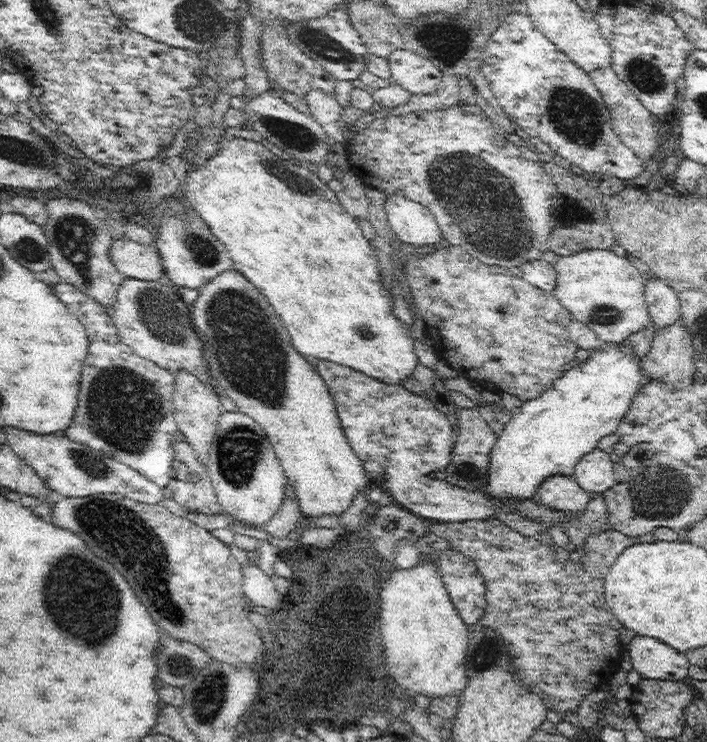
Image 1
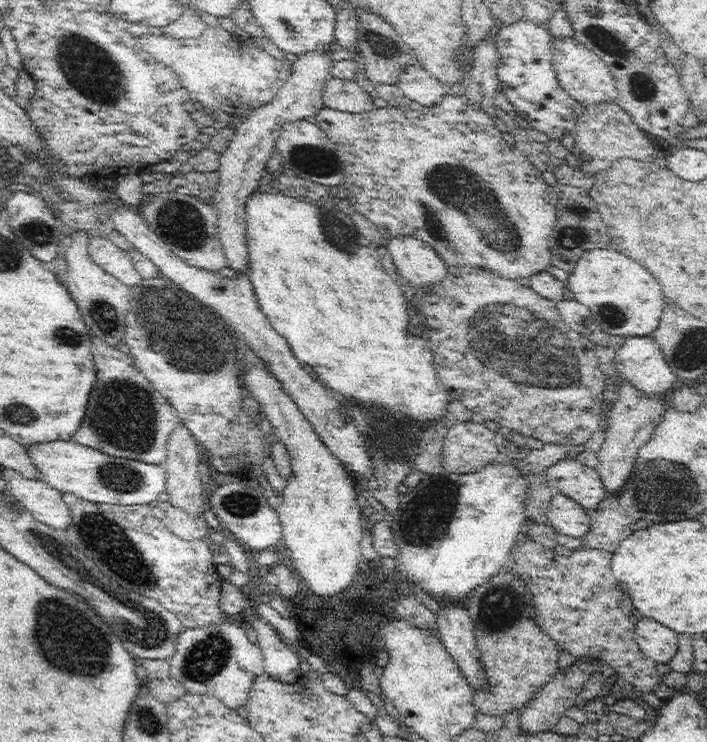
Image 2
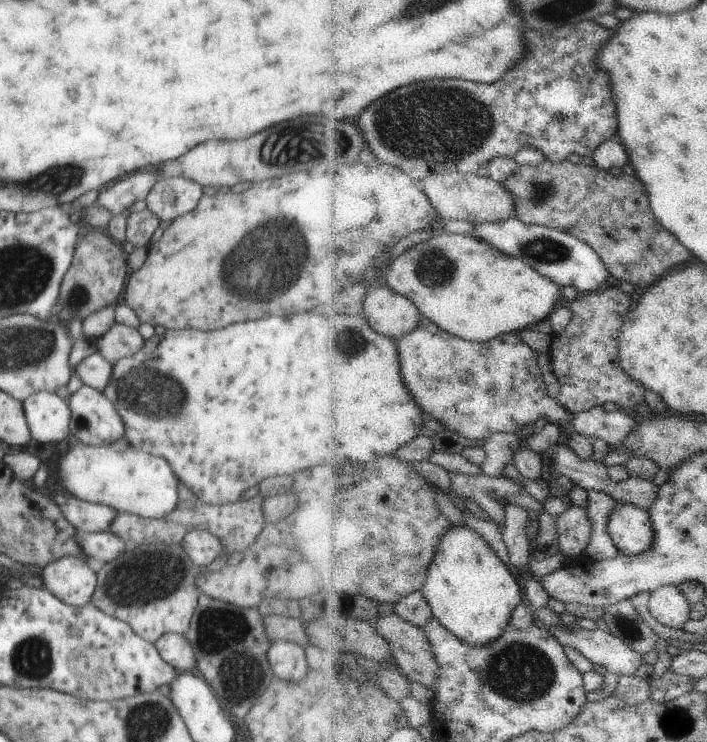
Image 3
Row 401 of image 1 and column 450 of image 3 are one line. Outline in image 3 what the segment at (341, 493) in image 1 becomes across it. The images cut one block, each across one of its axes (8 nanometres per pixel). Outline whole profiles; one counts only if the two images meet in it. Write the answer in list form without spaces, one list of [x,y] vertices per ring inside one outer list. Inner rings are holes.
[[[439,233],[428,242],[414,245],[397,260],[390,261],[384,279],[398,294],[410,298],[421,310],[424,317],[430,318],[438,326],[456,336],[474,342],[490,342],[508,333],[520,333],[535,327],[557,310],[556,304],[562,298],[564,289],[552,278],[542,276],[523,258],[510,258],[500,248],[494,248],[486,240],[476,235]]]

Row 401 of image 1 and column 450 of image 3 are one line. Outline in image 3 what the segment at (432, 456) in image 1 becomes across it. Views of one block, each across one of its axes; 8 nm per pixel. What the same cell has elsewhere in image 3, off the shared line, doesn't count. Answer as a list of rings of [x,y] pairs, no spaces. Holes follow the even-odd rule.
[[[423,317],[418,330],[415,330],[400,341],[402,357],[402,374],[406,380],[414,400],[424,408],[426,418],[434,418],[442,424],[447,424],[446,430],[460,432],[470,440],[489,441],[500,433],[524,432],[524,425],[530,426],[540,420],[546,419],[548,424],[556,424],[562,434],[567,435],[566,446],[570,446],[582,462],[590,462],[594,456],[593,441],[589,436],[577,432],[572,424],[573,413],[560,405],[556,398],[550,396],[548,384],[544,374],[538,366],[540,353],[530,348],[520,333],[508,333],[498,336],[490,342],[474,342],[456,336],[438,326],[428,317]]]

